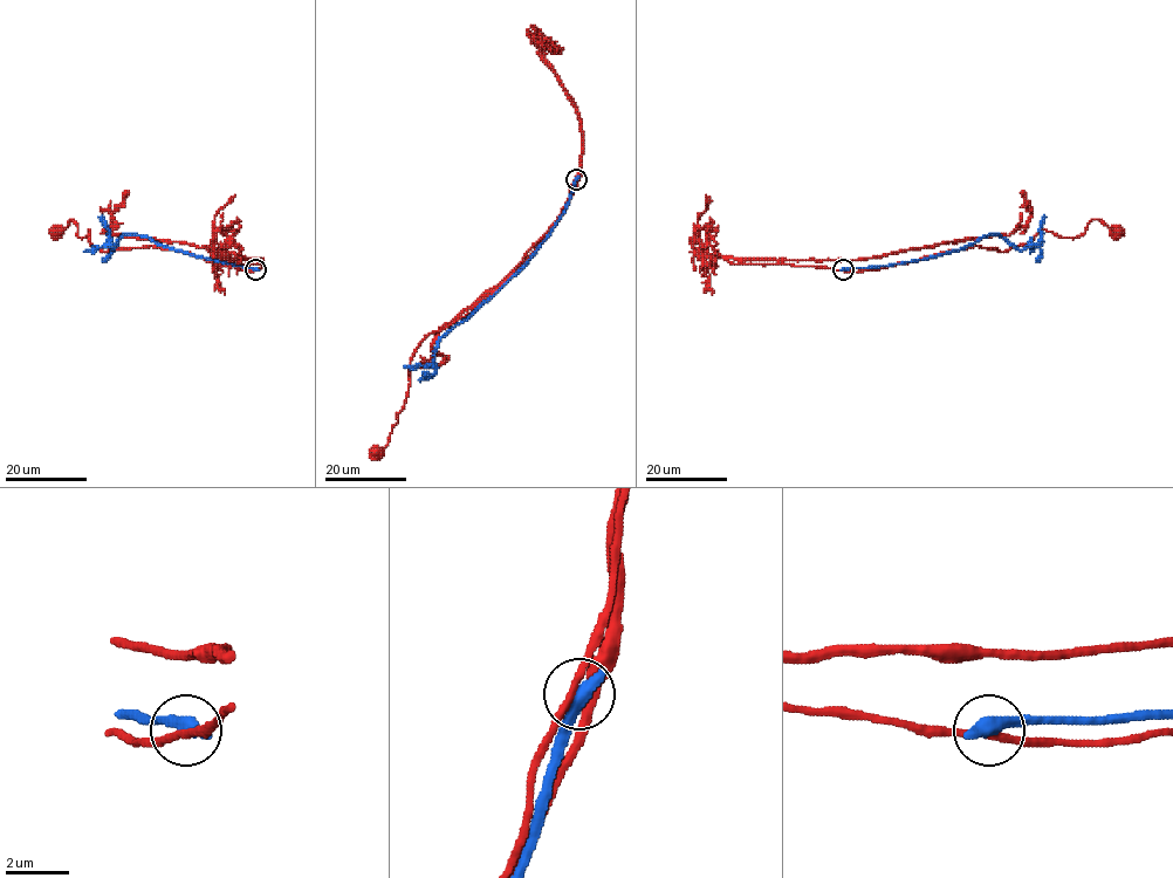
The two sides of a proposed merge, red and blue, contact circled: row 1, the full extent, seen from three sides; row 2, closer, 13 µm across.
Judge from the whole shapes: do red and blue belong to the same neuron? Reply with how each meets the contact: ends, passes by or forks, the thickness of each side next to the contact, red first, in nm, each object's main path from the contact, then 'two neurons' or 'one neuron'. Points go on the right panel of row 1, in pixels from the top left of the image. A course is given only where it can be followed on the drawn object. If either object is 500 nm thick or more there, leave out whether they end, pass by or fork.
calibres 220 and 550 nm; course red (843, 269), (880, 268), (978, 246), (1005, 251), (1028, 242), (1041, 230), (1076, 238), (1092, 219), (1115, 232); course blue (844, 269), (937, 258), (987, 234), (1000, 234), (1019, 249), (1027, 249), (1038, 242), (1043, 217); two neurons

